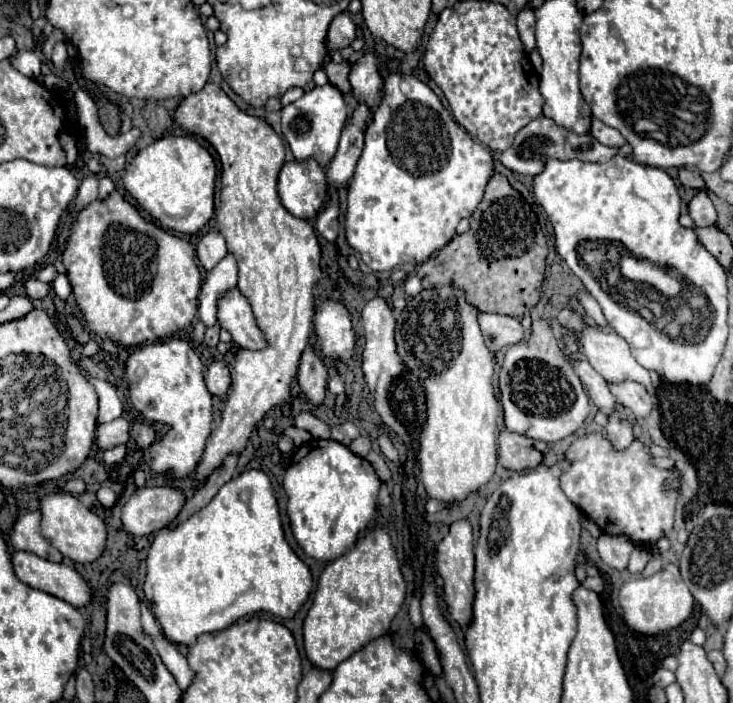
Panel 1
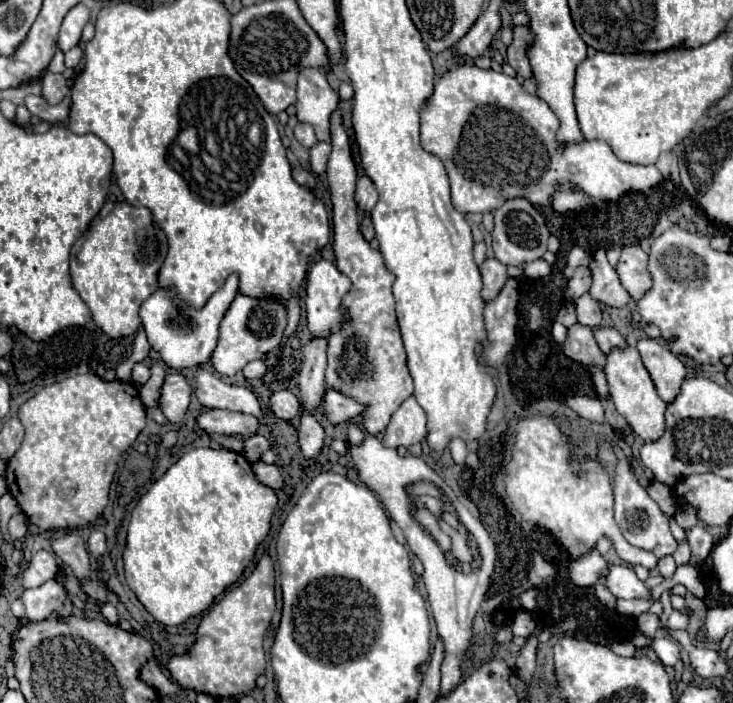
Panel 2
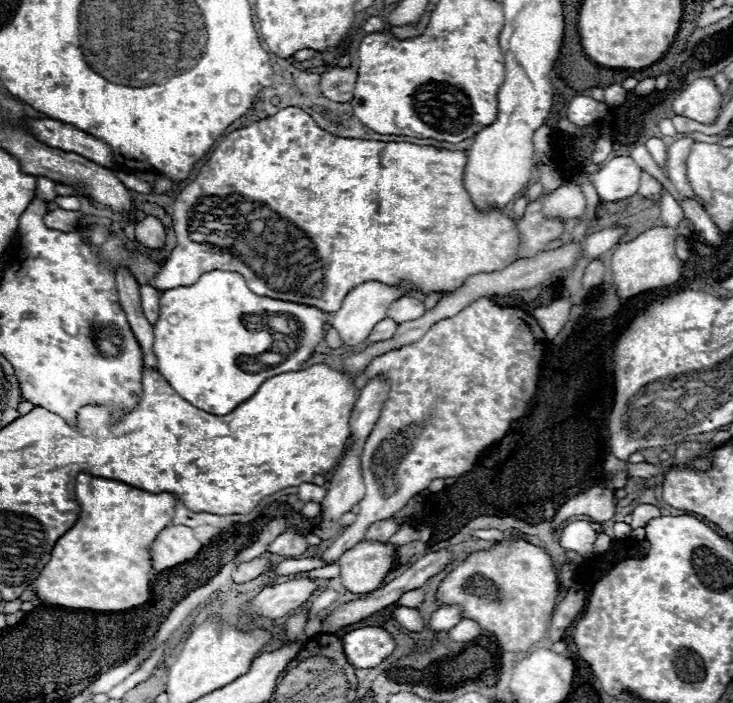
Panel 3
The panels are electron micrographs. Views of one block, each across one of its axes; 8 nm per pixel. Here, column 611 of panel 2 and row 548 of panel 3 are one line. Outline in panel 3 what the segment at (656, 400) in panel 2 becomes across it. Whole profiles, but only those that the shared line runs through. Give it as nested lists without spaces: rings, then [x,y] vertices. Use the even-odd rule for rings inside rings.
[[[358,542],[348,554],[336,560],[340,564],[342,586],[352,594],[376,590],[390,572],[394,556],[394,546],[382,542]]]

